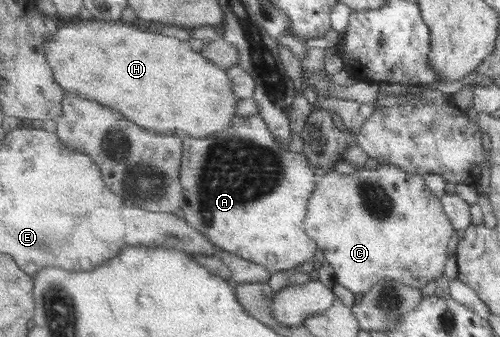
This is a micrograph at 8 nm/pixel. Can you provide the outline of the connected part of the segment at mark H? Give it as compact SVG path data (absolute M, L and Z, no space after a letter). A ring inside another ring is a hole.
M101 20L66 21L59 31L45 43L45 54L55 72L57 83L67 92L81 94L87 99L97 99L109 107L117 107L123 115L137 125L157 131L191 137L209 137L217 131L233 127L233 117L238 115L237 103L241 99L233 90L233 80L225 68L193 51L191 43L163 33L147 33L137 25L121 21Z

